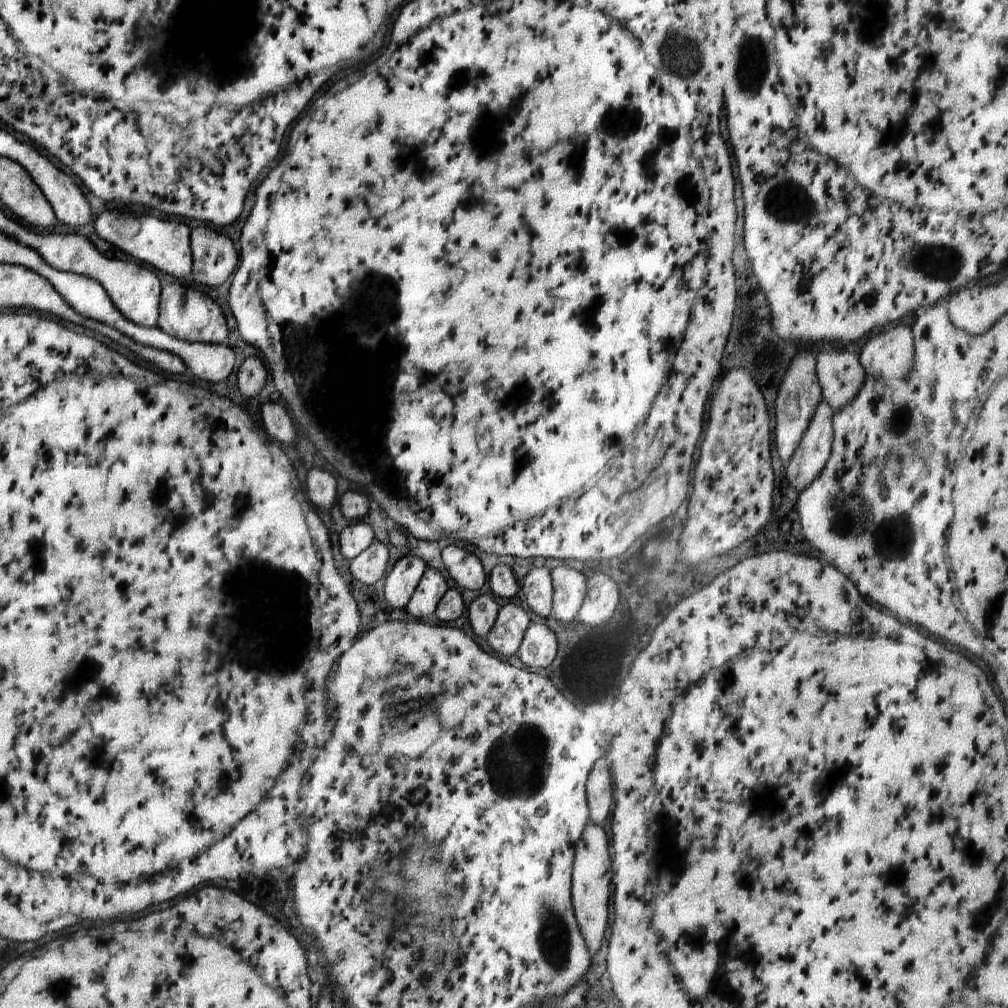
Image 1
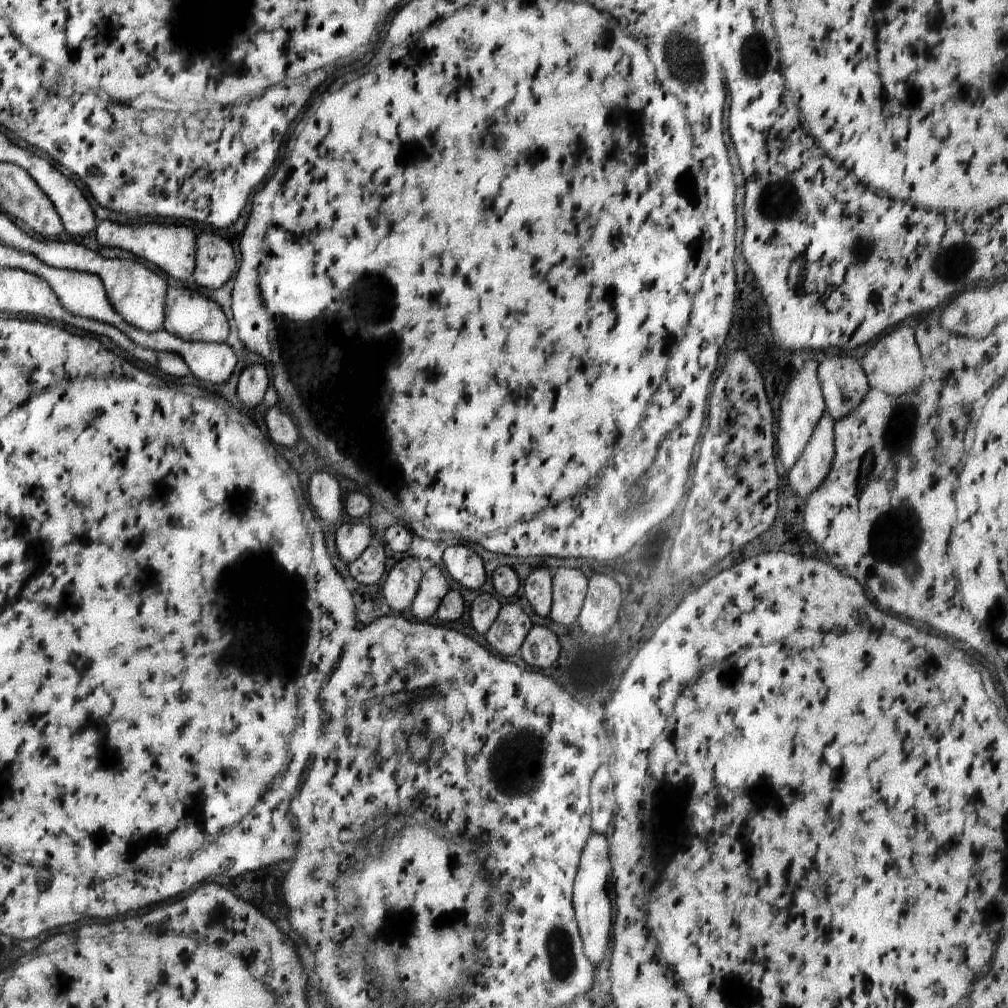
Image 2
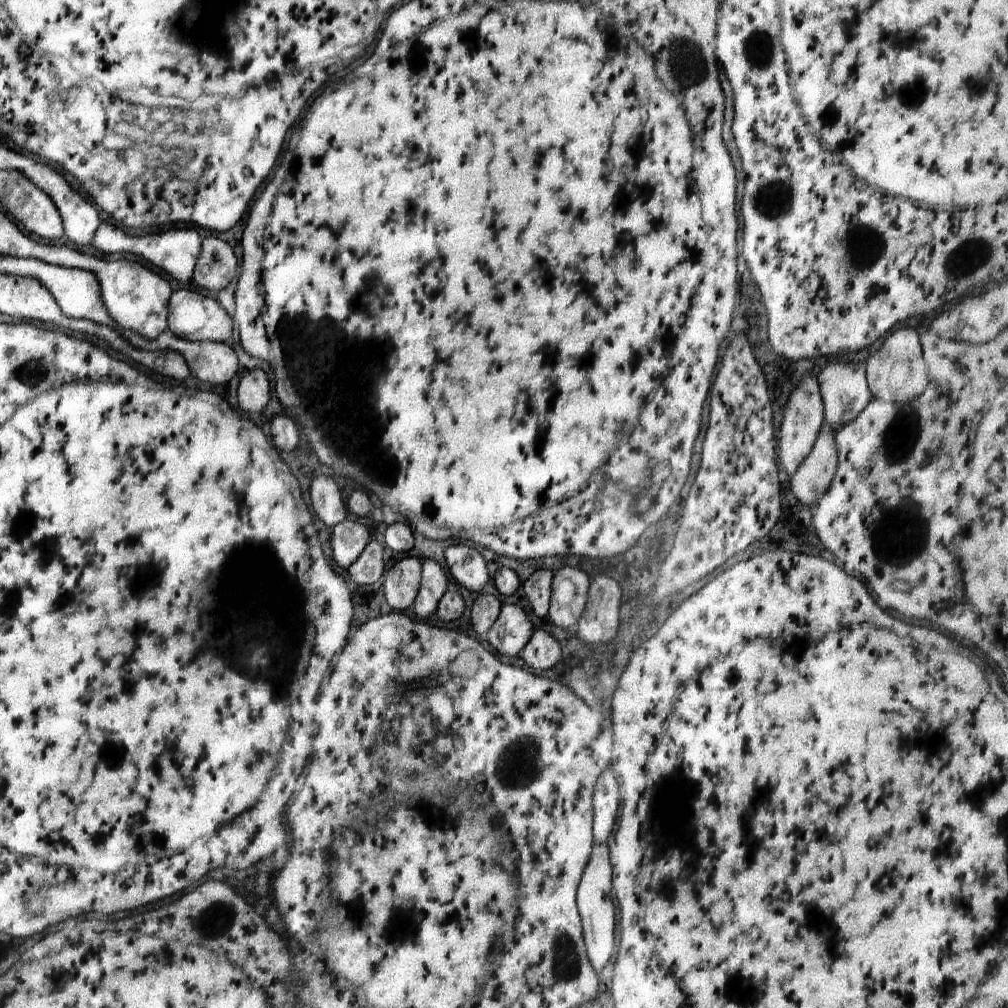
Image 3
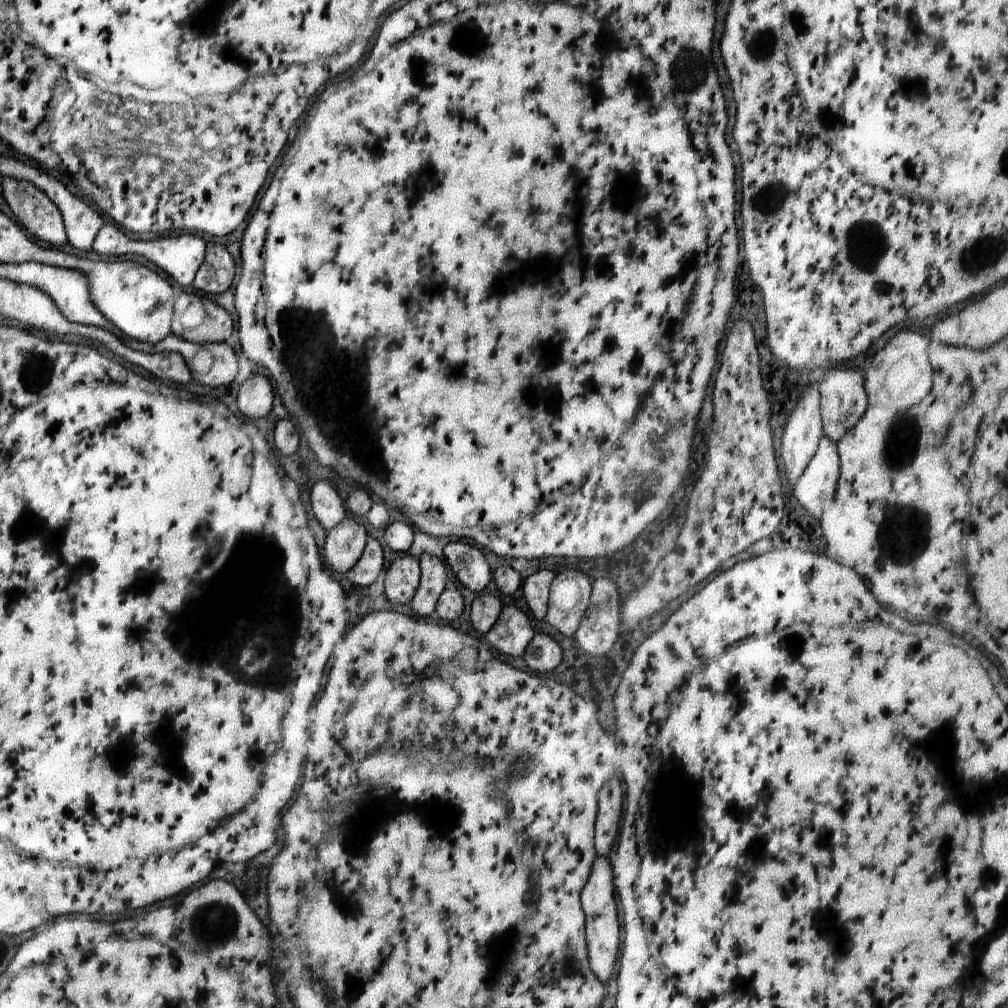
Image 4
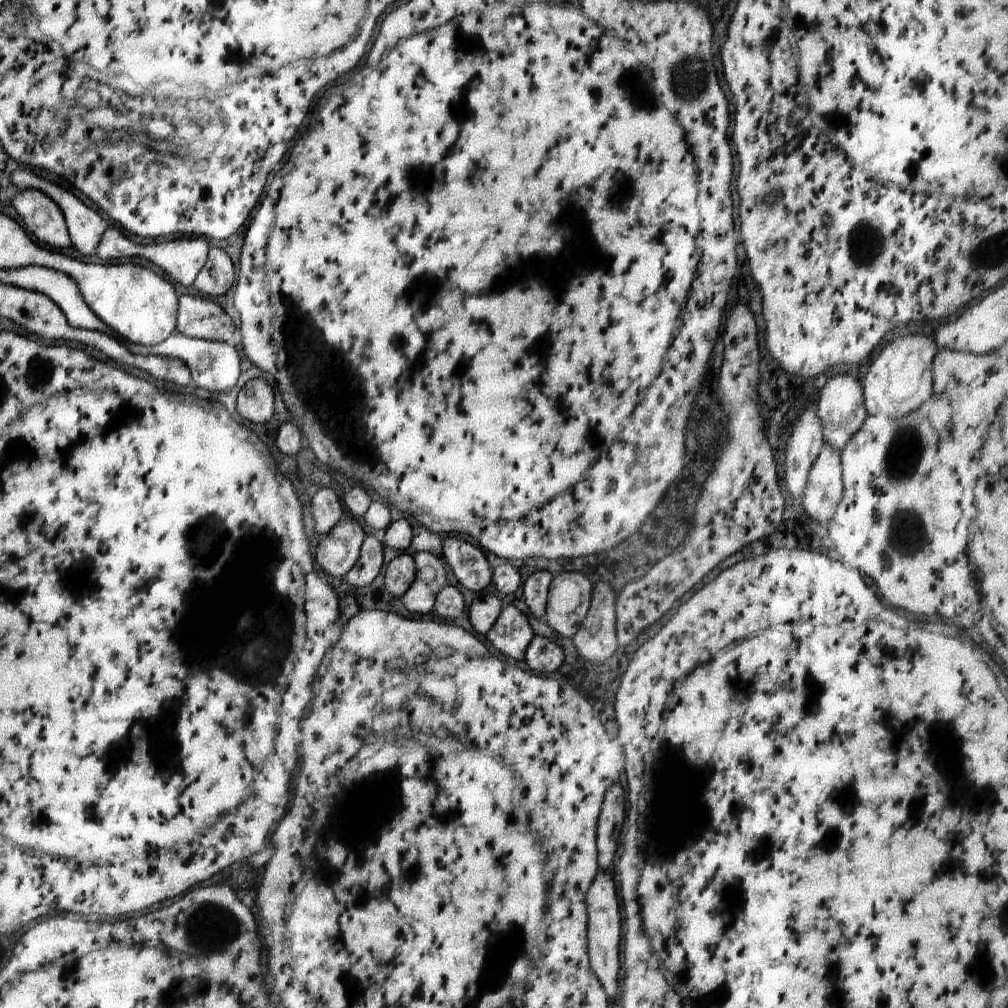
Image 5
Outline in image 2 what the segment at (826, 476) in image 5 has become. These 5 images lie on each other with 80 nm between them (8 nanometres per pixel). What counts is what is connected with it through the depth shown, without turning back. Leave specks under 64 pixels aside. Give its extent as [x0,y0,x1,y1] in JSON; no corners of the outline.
[788,411,834,498]

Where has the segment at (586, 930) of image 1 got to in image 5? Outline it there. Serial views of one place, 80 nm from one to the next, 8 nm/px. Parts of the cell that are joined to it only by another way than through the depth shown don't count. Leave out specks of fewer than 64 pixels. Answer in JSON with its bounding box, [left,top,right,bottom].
[586,869,622,998]

